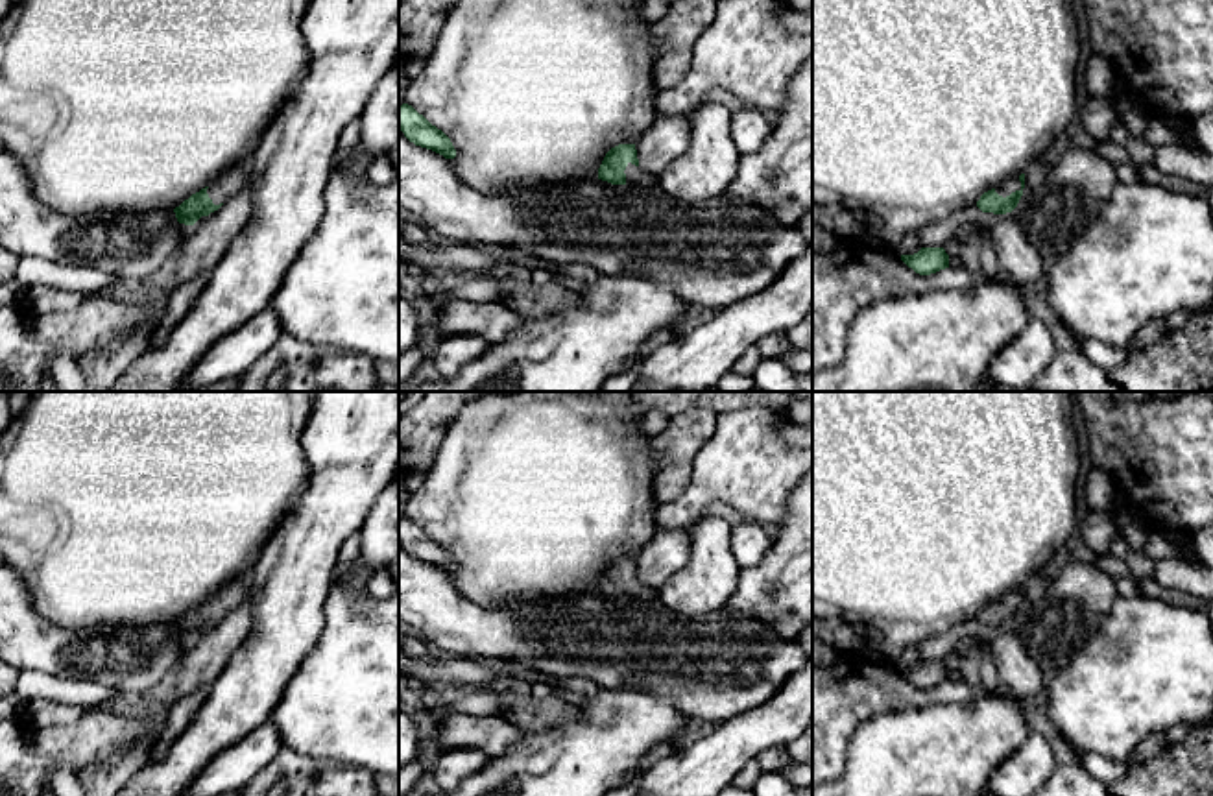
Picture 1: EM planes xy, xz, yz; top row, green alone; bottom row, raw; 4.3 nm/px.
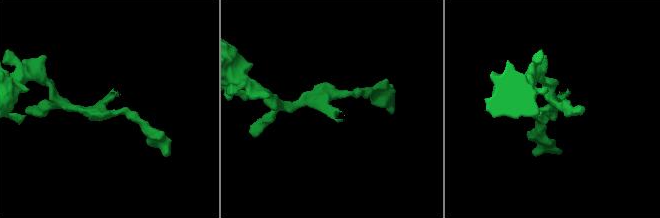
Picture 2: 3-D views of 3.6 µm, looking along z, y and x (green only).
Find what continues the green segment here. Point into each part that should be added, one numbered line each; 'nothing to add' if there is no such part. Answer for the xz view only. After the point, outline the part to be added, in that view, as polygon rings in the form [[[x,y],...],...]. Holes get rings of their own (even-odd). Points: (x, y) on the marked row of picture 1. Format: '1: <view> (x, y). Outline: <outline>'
1: xz (634, 174). Outline: [[[628,163],[626,170],[626,185],[641,185],[641,187],[648,187],[657,183],[657,177],[654,177],[652,174],[641,170],[639,166]]]

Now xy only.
1: xy (231, 181). Outline: [[[247,163],[234,164],[220,179],[209,185],[207,194],[214,205],[225,203],[247,183]]]

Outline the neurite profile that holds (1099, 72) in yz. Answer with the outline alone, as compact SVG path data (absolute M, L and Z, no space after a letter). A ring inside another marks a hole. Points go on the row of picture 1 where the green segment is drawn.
M1095 52L1087 59L1086 87L1089 94L1100 96L1108 102L1113 102L1117 94L1115 92L1115 72L1113 72L1111 63Z

